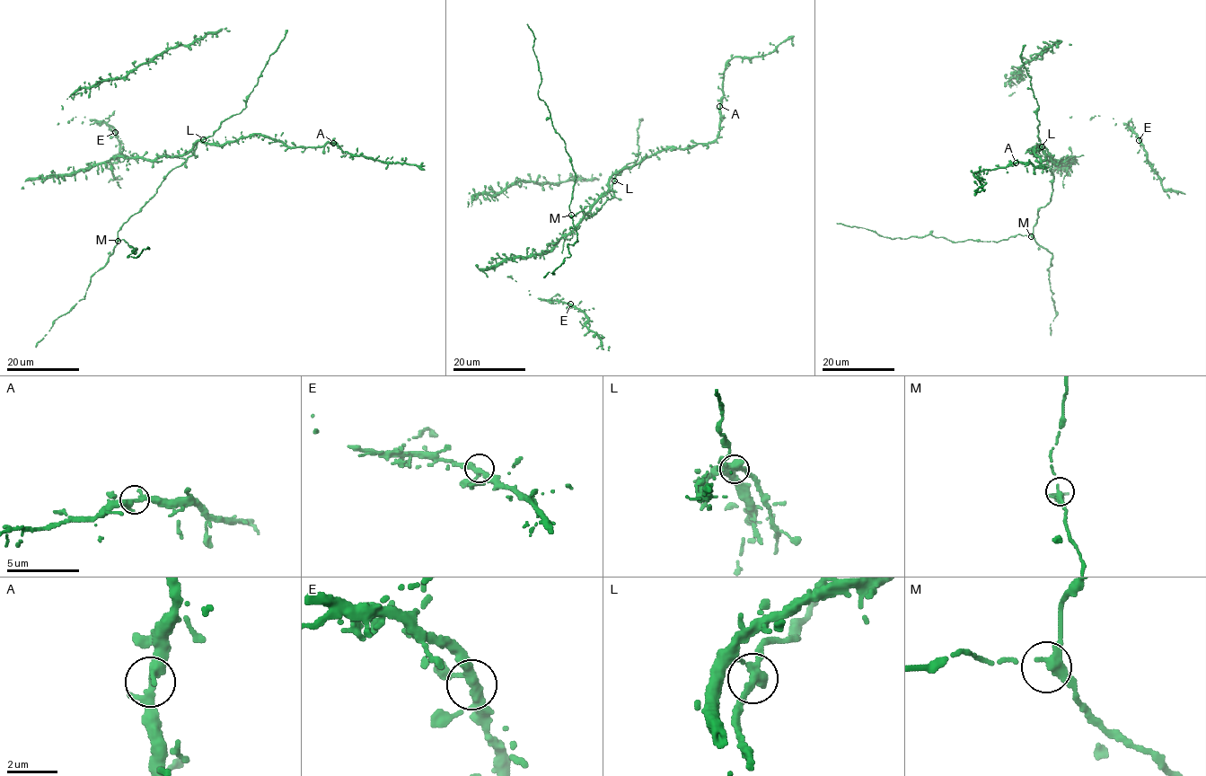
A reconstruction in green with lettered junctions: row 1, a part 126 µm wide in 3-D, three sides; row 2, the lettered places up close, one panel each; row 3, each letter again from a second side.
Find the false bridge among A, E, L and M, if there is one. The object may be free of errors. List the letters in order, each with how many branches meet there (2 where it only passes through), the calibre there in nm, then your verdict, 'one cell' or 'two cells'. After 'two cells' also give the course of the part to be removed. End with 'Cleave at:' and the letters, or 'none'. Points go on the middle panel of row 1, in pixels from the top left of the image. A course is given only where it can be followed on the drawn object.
A: 3 | 300 nm | one cell
E: 3 | 300 nm | one cell
L: 3 | 300 nm | one cell
M: 3 | 280 nm | one cell
Cleave at: none

